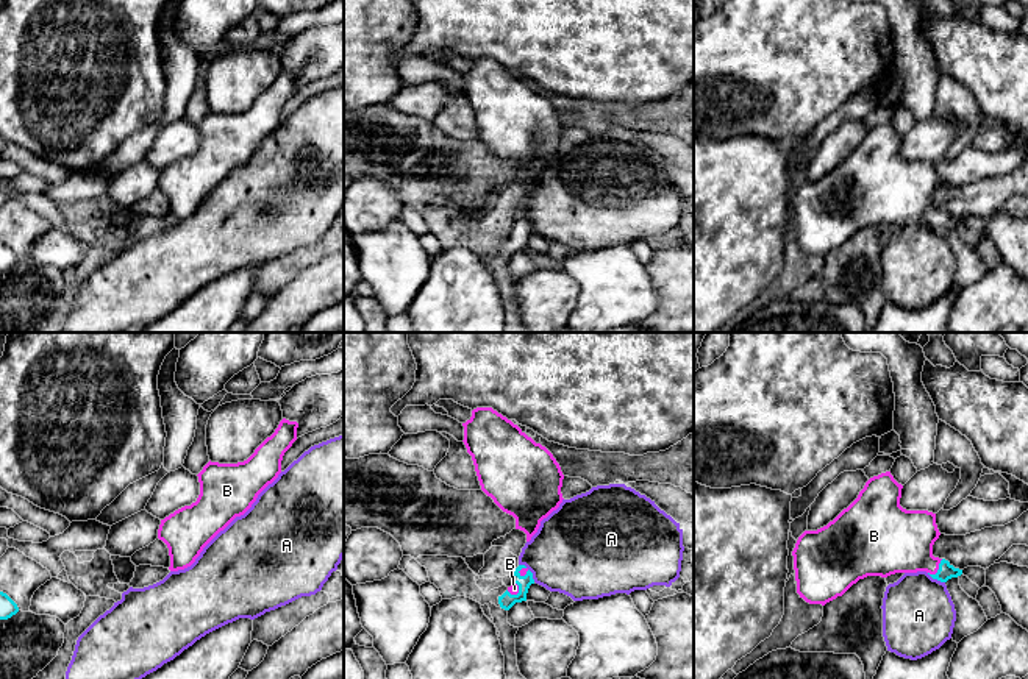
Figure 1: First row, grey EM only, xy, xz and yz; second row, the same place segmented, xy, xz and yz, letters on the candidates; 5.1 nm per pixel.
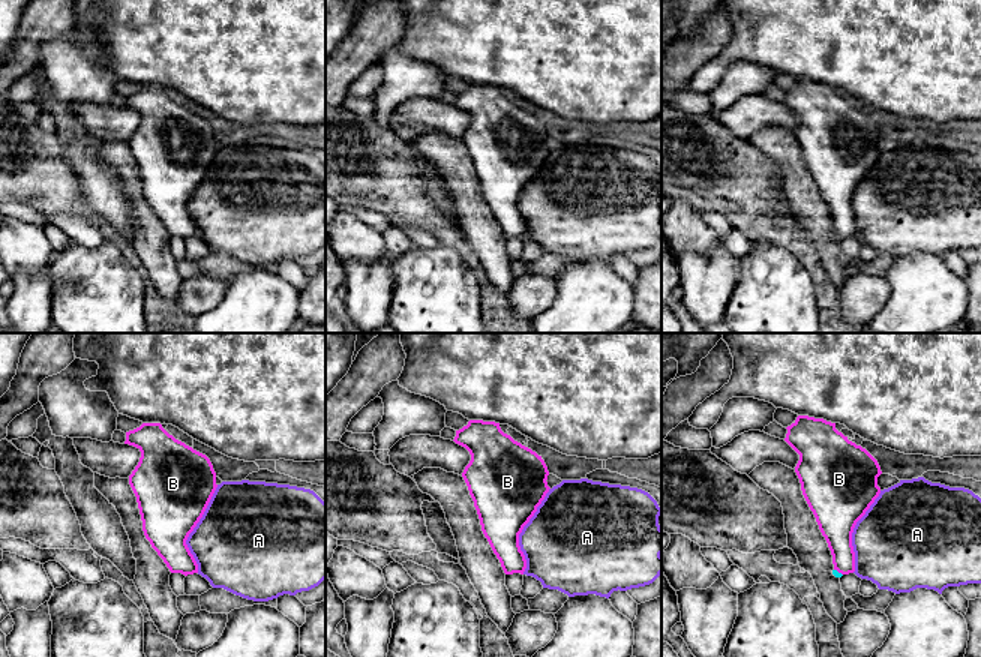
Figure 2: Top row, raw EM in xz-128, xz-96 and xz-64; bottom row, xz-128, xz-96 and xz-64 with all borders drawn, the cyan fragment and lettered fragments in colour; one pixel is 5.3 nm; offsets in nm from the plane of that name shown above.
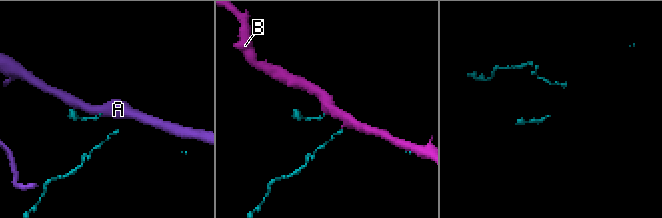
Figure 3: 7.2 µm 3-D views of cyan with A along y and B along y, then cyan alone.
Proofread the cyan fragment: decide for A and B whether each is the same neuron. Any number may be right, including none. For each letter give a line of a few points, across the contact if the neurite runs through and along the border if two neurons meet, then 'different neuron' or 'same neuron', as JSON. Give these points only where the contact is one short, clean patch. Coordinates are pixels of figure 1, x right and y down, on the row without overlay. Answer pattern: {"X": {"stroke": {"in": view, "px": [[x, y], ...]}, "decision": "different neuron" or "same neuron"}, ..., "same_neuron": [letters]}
{"A": {"stroke": {"in": "xz", "px": [[519, 214], [528, 219], [535, 231]]}, "decision": "different neuron"}, "B": {"decision": "same neuron"}, "same_neuron": ["B"]}

